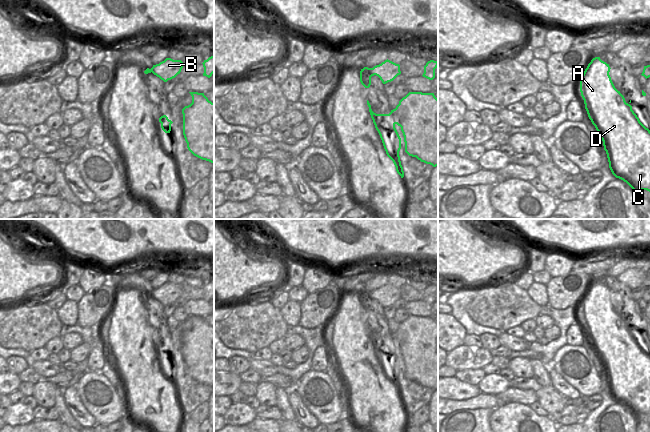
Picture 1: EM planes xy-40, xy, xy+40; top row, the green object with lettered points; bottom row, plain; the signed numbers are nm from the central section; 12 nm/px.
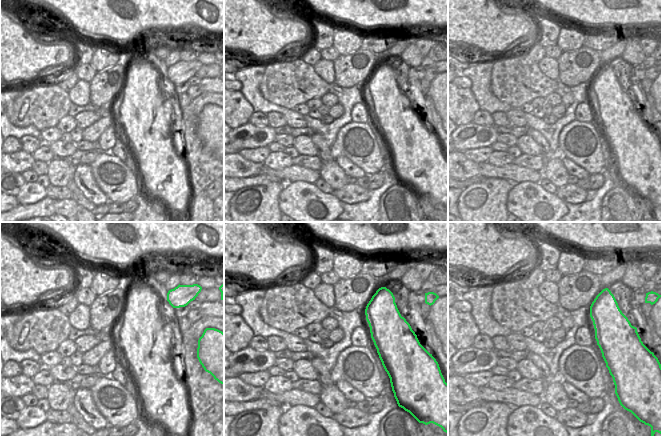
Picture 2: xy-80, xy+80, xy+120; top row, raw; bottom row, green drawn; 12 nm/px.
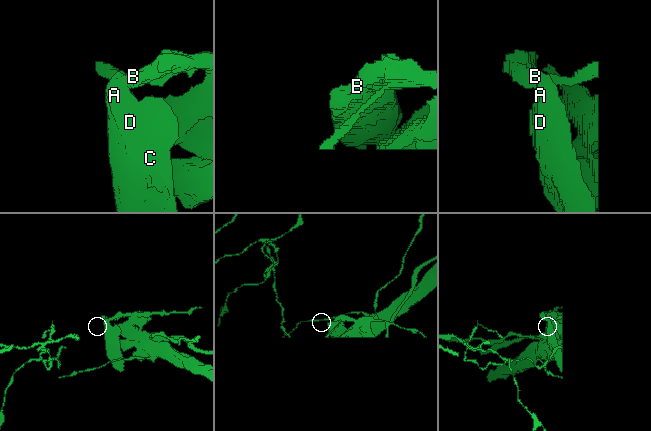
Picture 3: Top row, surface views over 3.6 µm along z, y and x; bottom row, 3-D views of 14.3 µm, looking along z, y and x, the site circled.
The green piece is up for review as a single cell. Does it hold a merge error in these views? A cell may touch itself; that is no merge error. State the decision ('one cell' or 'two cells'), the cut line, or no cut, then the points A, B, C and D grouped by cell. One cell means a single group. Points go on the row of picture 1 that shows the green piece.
two cells | xy (373, 68), (372, 75) | A C D / B

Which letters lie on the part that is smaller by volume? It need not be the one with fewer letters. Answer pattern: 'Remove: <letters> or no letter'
Remove: A, C, D

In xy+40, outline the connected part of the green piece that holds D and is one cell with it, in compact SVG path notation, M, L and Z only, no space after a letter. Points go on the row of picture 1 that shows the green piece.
M600 57L593 58L588 64L580 78L580 92L585 109L603 141L612 174L637 193L642 190L650 192L650 130L632 110L631 100L627 103L615 88L609 72L609 66Z

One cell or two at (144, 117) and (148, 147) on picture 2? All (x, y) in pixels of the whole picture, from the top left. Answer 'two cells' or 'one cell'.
one cell

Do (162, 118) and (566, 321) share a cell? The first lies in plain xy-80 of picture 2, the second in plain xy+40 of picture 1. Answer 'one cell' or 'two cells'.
two cells

